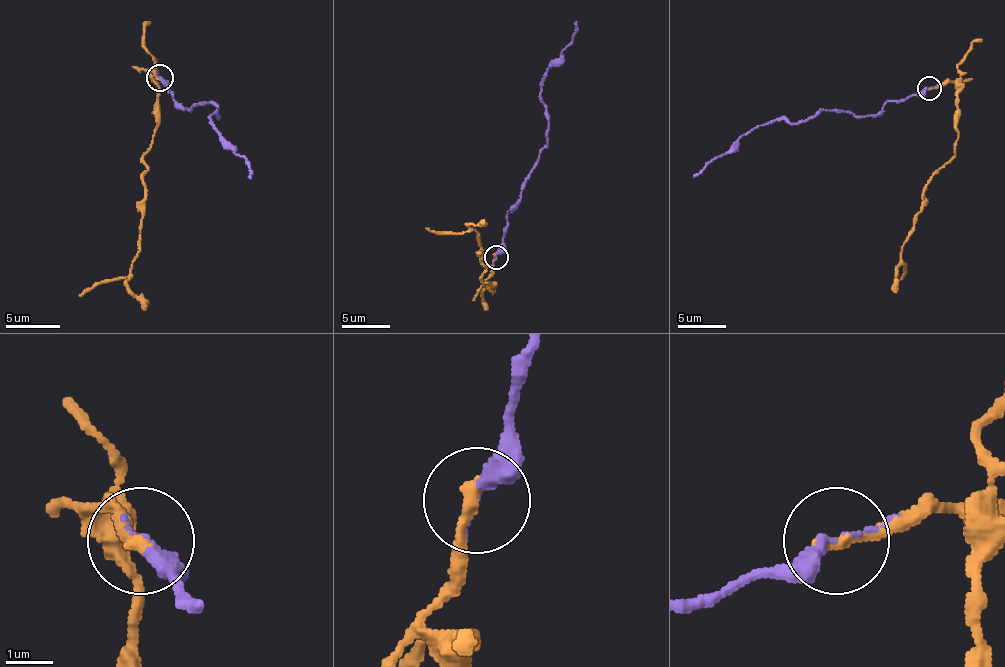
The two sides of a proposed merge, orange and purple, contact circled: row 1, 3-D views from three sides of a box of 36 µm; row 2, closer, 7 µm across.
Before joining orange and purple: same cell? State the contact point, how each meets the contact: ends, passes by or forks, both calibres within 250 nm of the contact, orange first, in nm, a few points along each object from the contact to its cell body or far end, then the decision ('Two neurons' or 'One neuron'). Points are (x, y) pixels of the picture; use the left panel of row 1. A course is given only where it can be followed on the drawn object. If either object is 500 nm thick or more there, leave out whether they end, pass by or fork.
Place: (159, 77). At the ring orange ends. At the ring purple passes by. Thickness 320 nm (orange) against 200 nm. Course of orange: (160, 78), (146, 73), (157, 86), (155, 135), (144, 155), (141, 250), (119, 280), (100, 280), (78, 297). Course of purple: (160, 78), (185, 108), (209, 103), (217, 108), (217, 116), (209, 119), (212, 127), (245, 160), (250, 179). Two neurons

